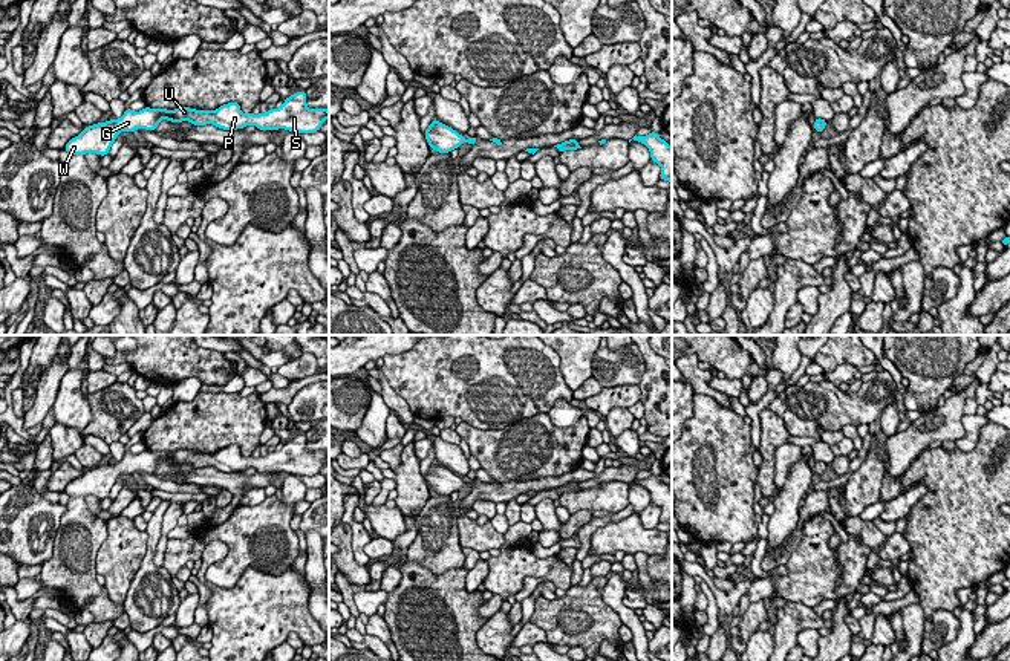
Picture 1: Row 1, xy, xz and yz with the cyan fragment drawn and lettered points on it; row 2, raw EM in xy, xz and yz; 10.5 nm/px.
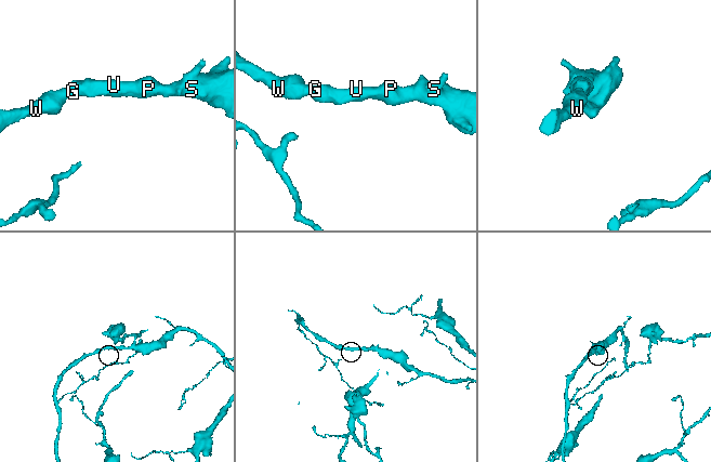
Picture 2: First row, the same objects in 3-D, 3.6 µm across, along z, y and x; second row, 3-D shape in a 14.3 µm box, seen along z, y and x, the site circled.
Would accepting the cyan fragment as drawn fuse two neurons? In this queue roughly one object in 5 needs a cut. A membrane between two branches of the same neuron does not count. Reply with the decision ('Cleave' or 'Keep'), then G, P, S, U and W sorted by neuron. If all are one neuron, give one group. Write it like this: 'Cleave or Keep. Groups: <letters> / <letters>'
Keep. Groups: G P S U W

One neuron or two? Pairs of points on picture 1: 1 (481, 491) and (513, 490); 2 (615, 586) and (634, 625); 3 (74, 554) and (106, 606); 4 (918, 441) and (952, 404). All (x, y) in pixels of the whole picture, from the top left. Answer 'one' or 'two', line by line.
1: one
2: one
3: one
4: one

